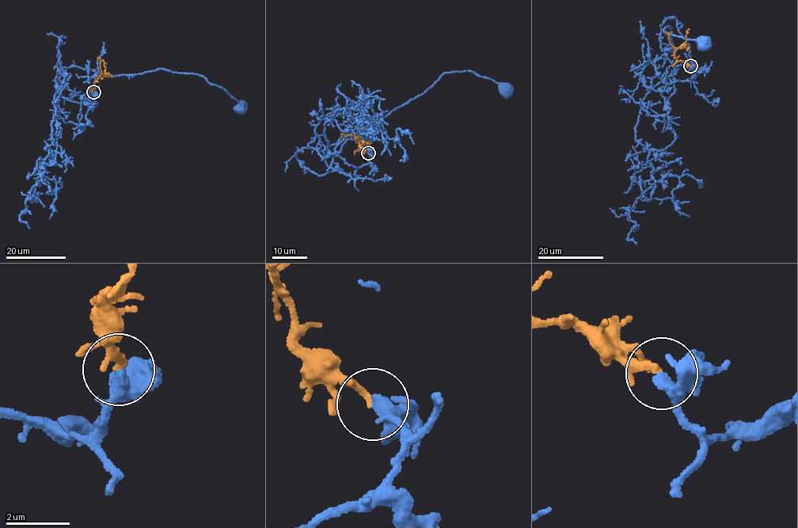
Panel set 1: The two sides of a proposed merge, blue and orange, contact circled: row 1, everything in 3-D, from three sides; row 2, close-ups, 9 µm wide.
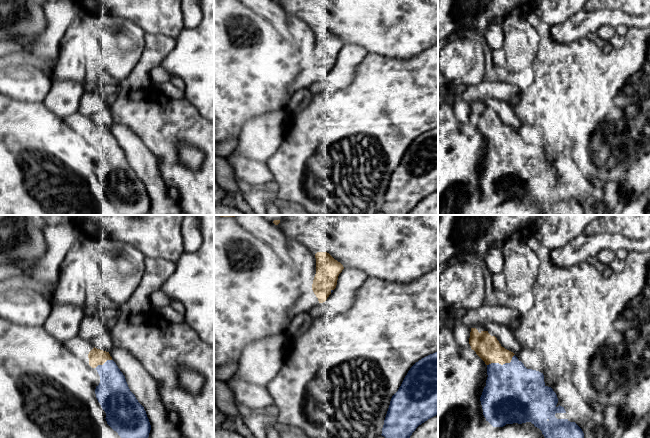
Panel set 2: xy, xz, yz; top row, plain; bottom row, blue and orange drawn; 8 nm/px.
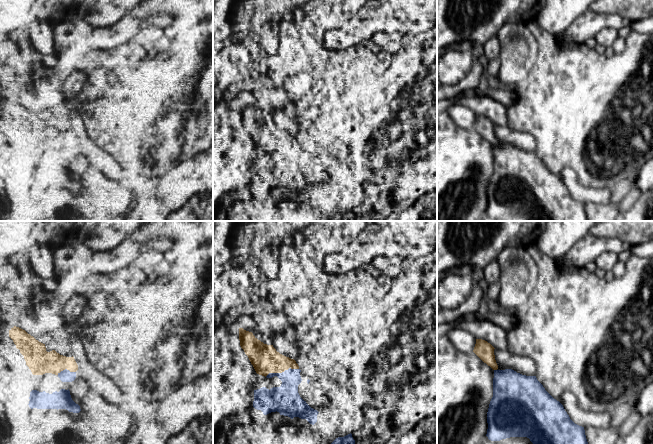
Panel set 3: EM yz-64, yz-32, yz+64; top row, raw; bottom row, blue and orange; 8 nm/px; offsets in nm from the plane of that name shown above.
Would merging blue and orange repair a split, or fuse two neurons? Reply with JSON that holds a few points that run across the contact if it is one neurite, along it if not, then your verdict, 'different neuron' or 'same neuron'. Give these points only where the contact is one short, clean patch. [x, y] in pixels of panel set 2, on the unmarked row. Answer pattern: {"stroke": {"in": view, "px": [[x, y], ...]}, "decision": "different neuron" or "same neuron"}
{"decision": "same neuron"}

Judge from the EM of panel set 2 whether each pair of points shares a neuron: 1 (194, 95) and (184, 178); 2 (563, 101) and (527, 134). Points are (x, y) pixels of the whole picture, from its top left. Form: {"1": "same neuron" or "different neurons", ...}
{"1": "different neurons", "2": "different neurons"}

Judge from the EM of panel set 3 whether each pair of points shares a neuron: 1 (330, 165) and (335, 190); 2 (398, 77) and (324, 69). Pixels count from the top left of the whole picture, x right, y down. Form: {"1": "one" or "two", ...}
{"1": "two", "2": "one"}

